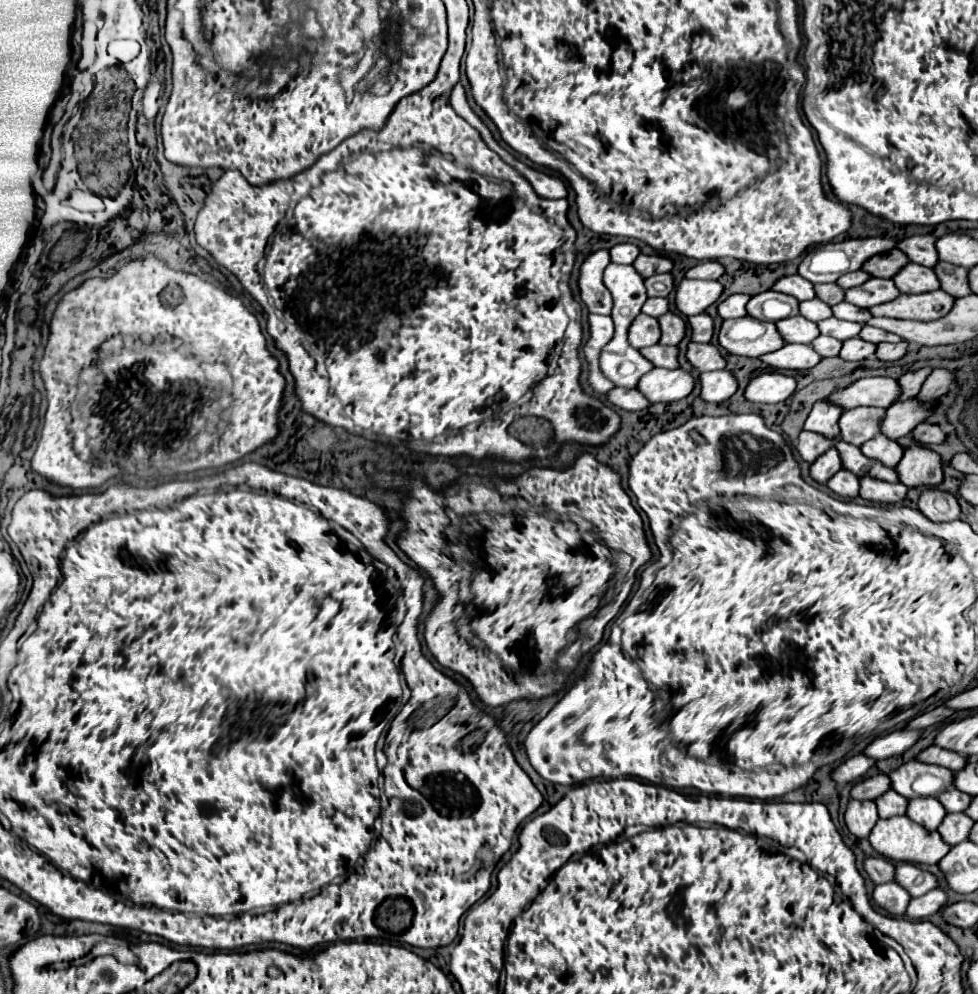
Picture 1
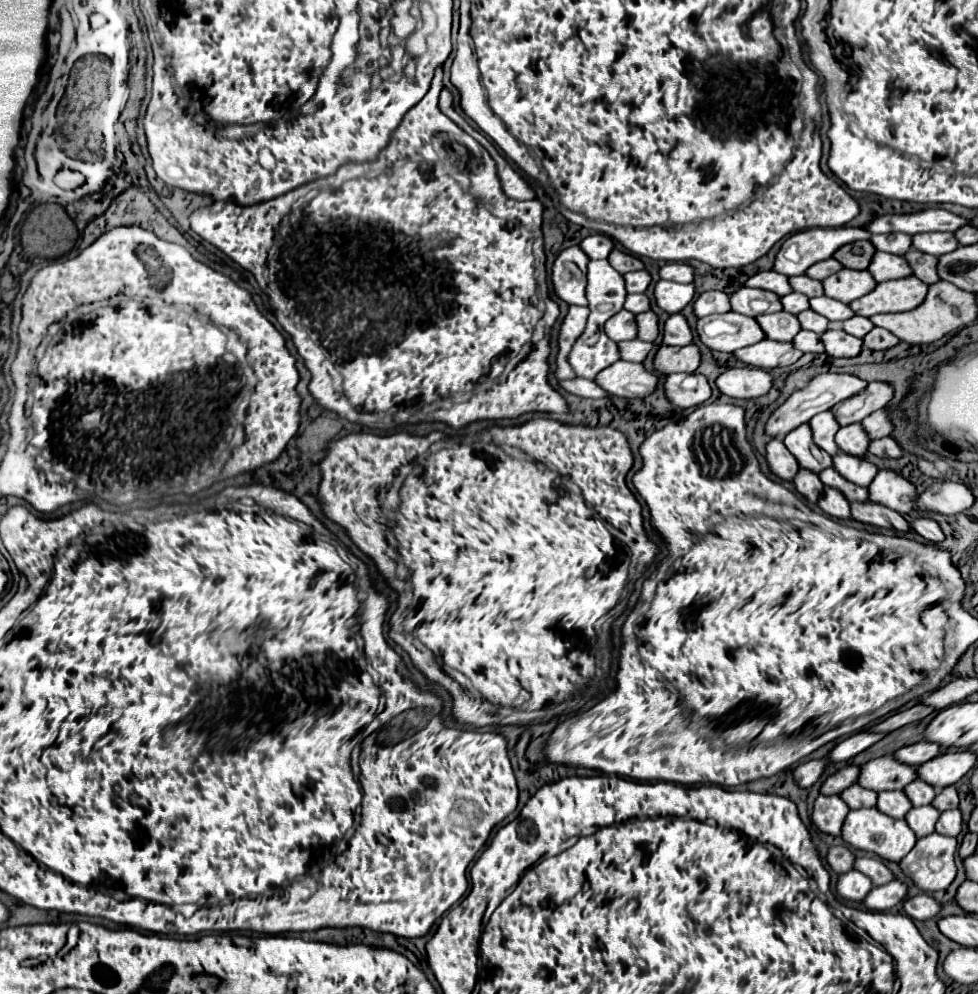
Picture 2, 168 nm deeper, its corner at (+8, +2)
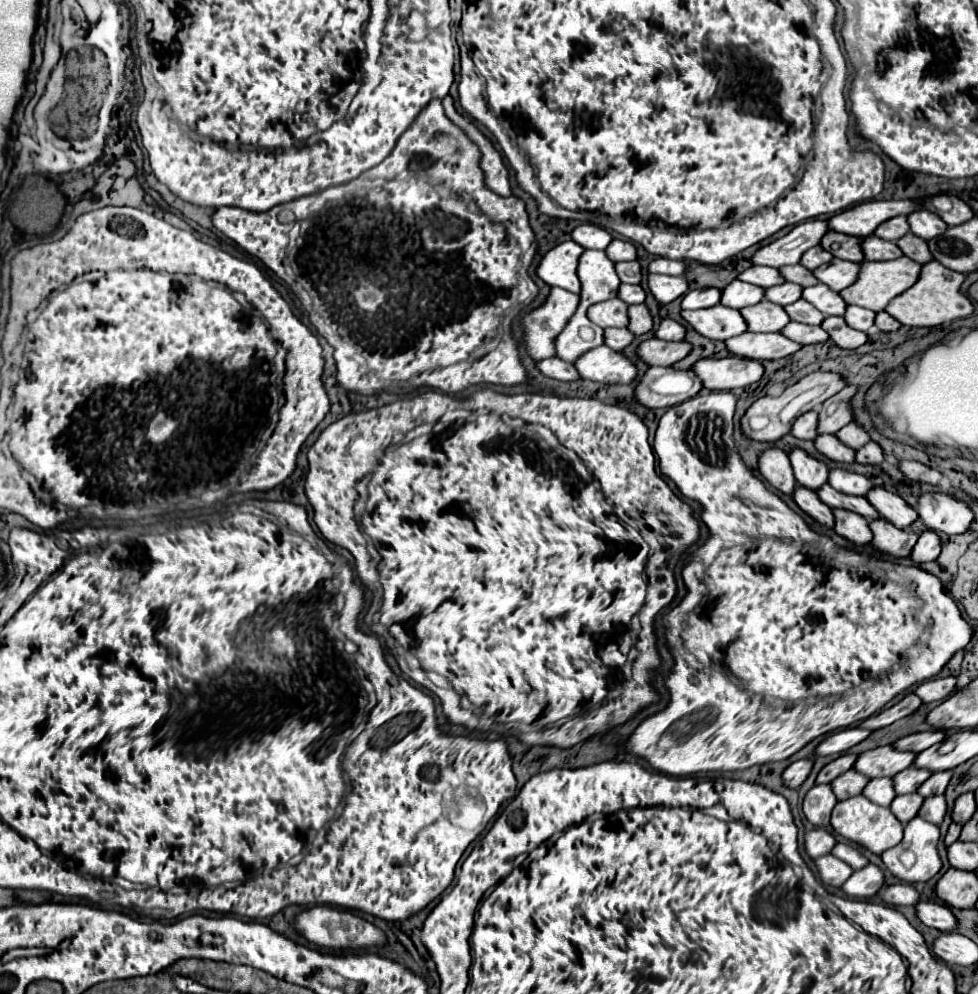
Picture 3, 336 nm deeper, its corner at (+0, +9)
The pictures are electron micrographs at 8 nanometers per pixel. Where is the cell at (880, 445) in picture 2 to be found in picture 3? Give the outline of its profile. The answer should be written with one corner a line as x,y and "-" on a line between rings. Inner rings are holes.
870,441
866,443
864,447
860,447
856,451
856,461
858,463
870,463
870,465
876,465
876,463
882,463
884,461
884,449
880,447
880,443
876,441

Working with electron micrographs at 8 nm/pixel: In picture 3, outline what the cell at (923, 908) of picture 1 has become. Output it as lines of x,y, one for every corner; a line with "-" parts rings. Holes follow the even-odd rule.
868,865
868,867
860,869
860,871
854,871
854,875
846,881
842,891
848,897
872,899
882,887
886,887
884,871
880,867
876,867
876,865

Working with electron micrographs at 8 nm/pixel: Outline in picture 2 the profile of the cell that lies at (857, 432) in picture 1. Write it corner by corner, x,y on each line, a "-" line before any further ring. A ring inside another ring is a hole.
822,412
822,414
816,414
810,422
810,428
812,428
812,438
814,442
818,444
818,448
826,450
830,456
834,456
838,452
838,446
834,444
834,434
838,432
838,422
834,418
832,412

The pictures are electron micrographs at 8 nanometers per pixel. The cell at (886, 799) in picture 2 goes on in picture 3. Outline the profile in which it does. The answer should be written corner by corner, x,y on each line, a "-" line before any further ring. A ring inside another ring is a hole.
870,779
870,783
866,785
866,791
864,791
864,797
868,797
876,805
890,807
890,803
896,797
894,781
892,779

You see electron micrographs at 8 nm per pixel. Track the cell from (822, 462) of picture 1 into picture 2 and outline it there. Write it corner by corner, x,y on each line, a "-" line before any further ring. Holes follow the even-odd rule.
798,470
796,478
794,478
794,490
810,504
816,504
820,492
822,492
822,482
816,474
810,474
808,470

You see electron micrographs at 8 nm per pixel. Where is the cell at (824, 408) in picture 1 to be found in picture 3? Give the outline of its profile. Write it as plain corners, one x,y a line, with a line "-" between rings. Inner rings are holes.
796,447
790,451
790,461
792,461
796,481
802,483
804,487
816,491
818,487
822,487
822,483
828,481
828,465
824,459
816,459
804,449

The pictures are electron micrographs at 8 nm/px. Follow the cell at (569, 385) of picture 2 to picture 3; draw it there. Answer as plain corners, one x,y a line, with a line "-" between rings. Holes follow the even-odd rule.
558,357
538,361
538,369
546,377
552,377
552,379
558,379
558,381
578,381
578,379
582,379
572,363
566,363
566,361
558,359

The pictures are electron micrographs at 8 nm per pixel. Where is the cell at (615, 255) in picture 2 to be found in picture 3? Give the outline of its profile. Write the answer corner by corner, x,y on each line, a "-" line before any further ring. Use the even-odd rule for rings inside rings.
614,239
610,243
610,247
606,249
606,255
618,263
618,261
634,261
638,255
636,255
636,247
628,241
620,241
620,239

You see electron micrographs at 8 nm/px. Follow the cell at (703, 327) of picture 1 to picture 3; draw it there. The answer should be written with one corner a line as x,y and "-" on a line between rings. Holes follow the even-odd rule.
662,319
656,337
664,341
682,341
686,337
686,327
674,319

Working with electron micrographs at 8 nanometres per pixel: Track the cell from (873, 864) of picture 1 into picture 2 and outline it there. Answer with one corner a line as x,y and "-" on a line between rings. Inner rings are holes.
830,846
828,848
826,864
830,866
830,870
834,870
834,872
852,870
852,862
854,862
854,854
846,846

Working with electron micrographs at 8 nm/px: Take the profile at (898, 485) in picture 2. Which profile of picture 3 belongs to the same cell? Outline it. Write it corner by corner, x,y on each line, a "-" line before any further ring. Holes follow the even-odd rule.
872,487
866,495
866,499
878,509
878,513
886,519
890,519
890,523
894,523
896,527
908,527
912,525
918,515
916,509
912,505
908,505
900,495
882,489
882,487

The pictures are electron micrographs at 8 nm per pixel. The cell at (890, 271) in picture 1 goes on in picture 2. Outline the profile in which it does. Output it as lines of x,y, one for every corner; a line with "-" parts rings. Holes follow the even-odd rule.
850,242
848,246
840,246
834,252
834,258
838,262
842,262
844,268
852,268
852,270
866,270
866,266
870,264
872,256
874,256
876,248
872,246
872,242

